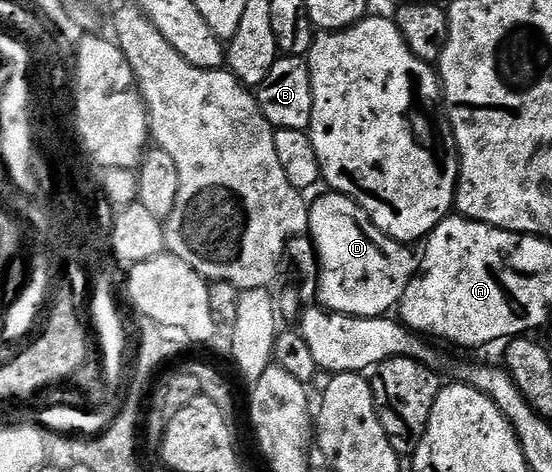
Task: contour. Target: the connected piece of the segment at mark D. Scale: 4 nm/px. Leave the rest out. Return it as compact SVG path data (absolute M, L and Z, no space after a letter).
M336 190L326 193L326 196L319 197L311 204L307 212L307 232L317 247L318 270L315 283L321 287L321 296L325 299L322 301L334 312L349 312L352 316L379 316L388 313L388 308L392 304L394 307L401 299L402 280L406 275L402 241L394 240L379 226L375 226L375 222L351 197Z

